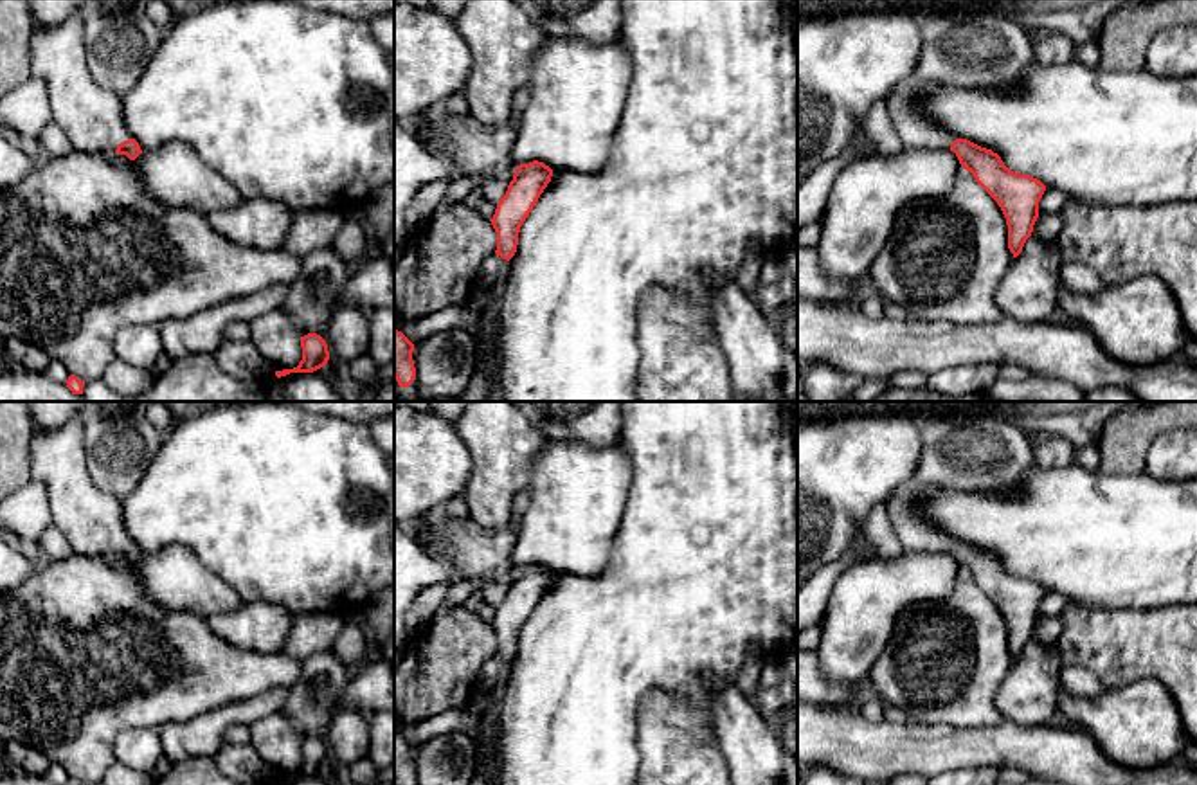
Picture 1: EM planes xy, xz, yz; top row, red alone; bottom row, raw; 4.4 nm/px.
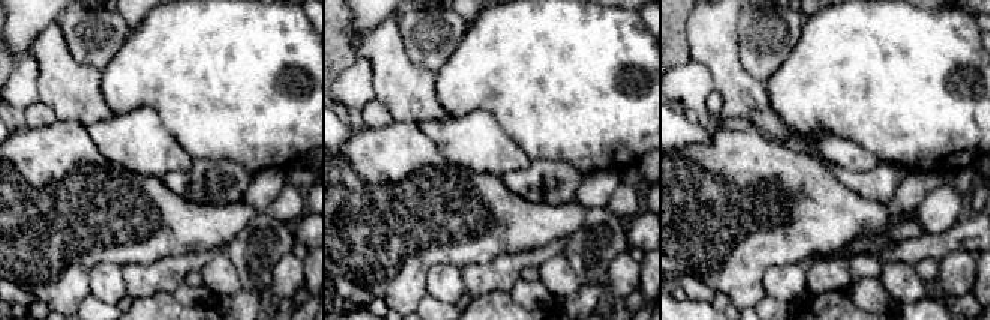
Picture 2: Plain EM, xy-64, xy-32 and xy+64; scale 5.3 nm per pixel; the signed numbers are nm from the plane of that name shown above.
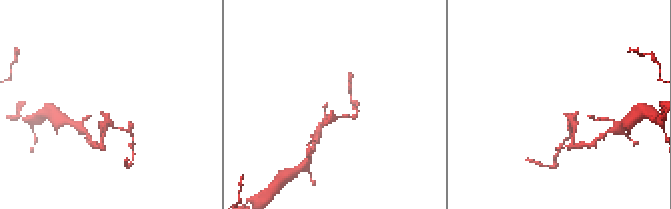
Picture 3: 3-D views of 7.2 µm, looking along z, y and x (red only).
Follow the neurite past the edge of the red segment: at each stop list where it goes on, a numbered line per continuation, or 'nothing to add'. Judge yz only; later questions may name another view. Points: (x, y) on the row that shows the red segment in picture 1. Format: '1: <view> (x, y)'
1: yz (915, 130)

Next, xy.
1: xy (92, 117)

